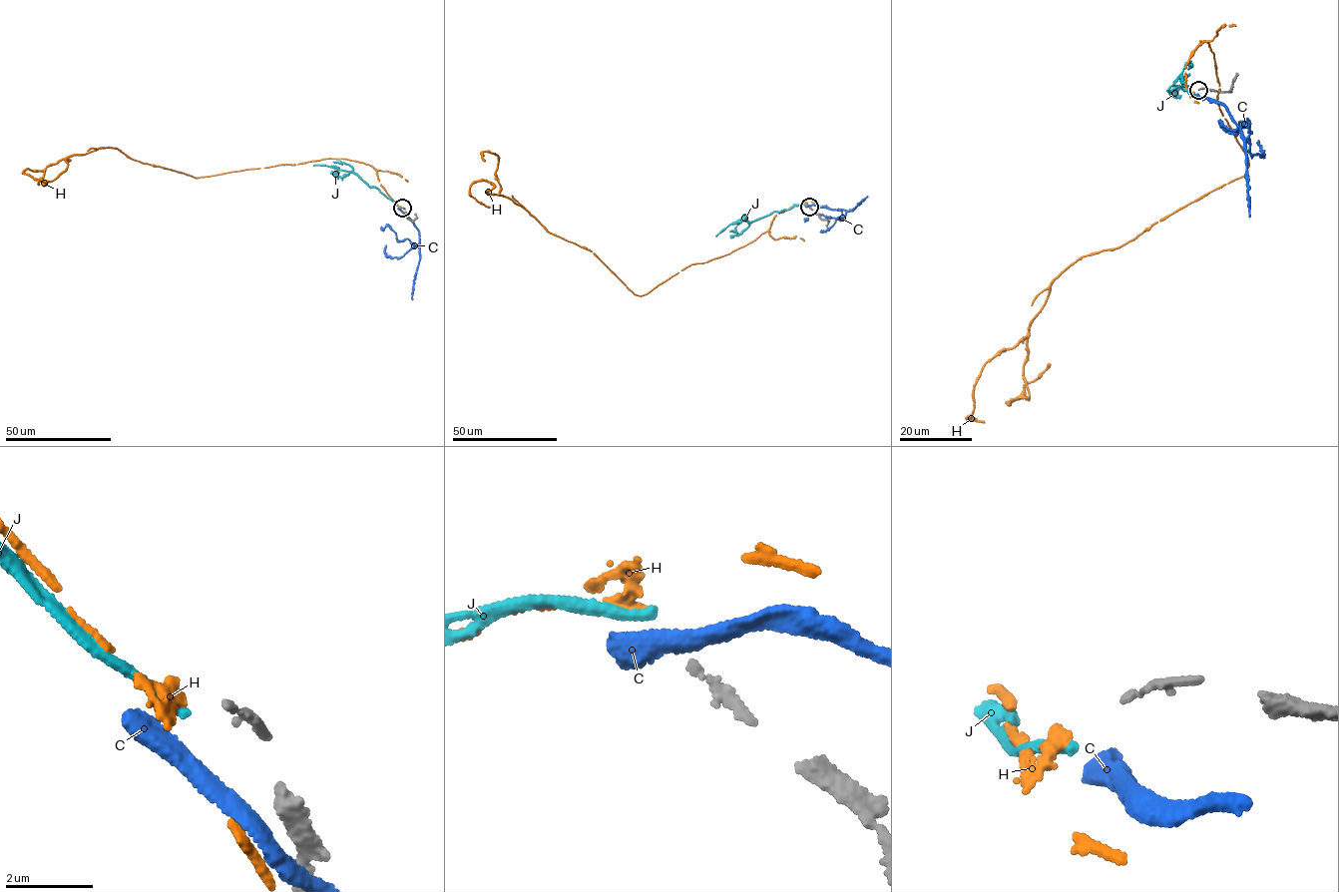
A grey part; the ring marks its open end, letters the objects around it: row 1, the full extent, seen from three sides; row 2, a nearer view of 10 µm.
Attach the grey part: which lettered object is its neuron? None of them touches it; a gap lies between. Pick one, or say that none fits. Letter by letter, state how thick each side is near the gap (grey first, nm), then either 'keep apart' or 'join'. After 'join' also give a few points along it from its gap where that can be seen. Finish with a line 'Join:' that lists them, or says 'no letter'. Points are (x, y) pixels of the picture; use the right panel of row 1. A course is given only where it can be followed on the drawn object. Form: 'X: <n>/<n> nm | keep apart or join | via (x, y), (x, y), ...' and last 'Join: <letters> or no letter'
C: 150/440 nm | keep apart
H: 150/360 nm | join | via (1193, 92), (1186, 67), (1204, 40), (1244, 175), (1053, 280), (1028, 327), (1029, 398), (1007, 405), (1048, 363)
J: 150/240 nm | keep apart
Join: H

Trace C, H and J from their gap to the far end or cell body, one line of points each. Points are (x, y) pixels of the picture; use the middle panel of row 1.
C: (808, 206), (846, 212), (843, 220), (818, 214), (808, 216), (804, 222)
H: (807, 205), (641, 295), (591, 250), (476, 181), (470, 195), (490, 207)
J: (807, 205), (795, 205), (753, 221), (747, 221), (745, 215), (729, 231)

